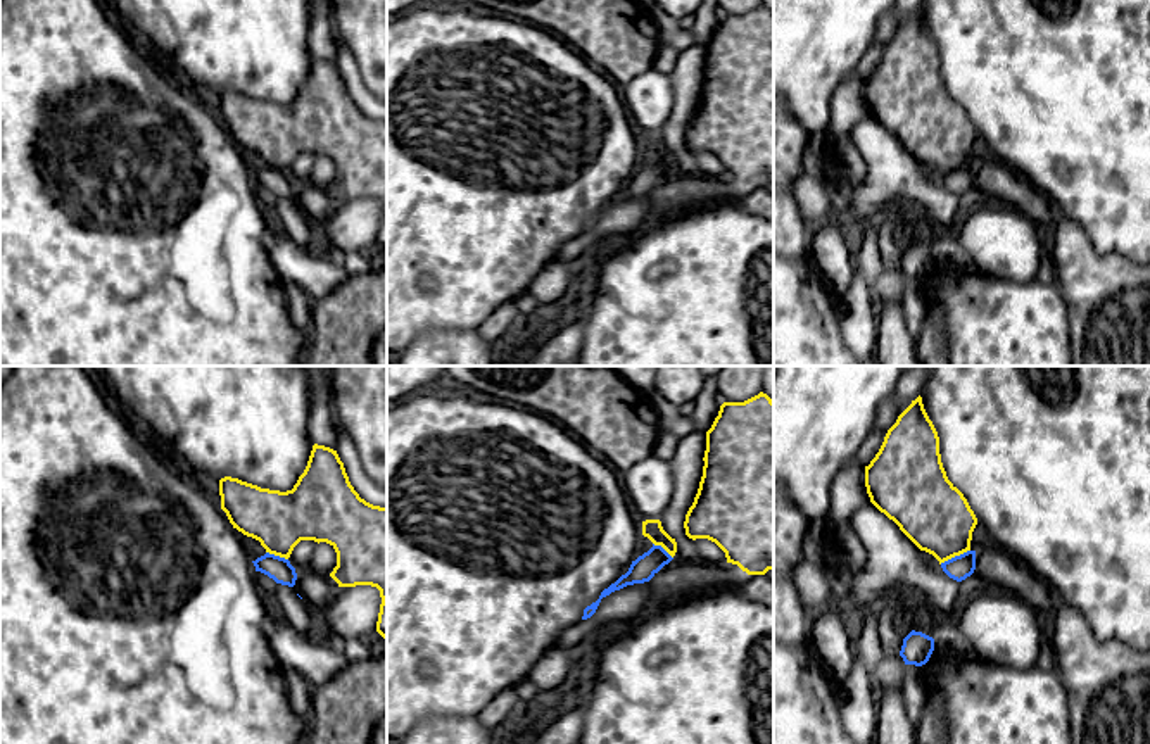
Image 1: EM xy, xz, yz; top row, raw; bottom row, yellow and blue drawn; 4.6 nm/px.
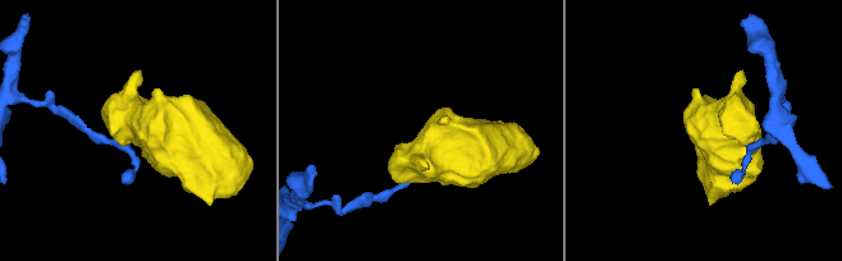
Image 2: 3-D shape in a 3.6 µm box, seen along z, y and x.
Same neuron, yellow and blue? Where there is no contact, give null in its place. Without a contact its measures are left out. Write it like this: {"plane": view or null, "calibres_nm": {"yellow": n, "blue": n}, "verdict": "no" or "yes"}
{"plane": "yz", "calibres_nm": {"yellow": 320, "blue": 110}, "verdict": "yes"}

